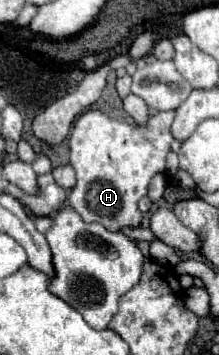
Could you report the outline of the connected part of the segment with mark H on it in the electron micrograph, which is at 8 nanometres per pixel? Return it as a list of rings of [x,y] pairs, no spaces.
[[[100,110],[84,112],[70,134],[70,164],[76,170],[76,186],[70,192],[70,206],[84,222],[98,222],[110,232],[122,228],[138,228],[142,212],[138,210],[140,196],[148,194],[148,184],[154,174],[164,170],[170,152],[170,124],[174,112],[156,112],[146,124],[128,124],[108,118]]]

